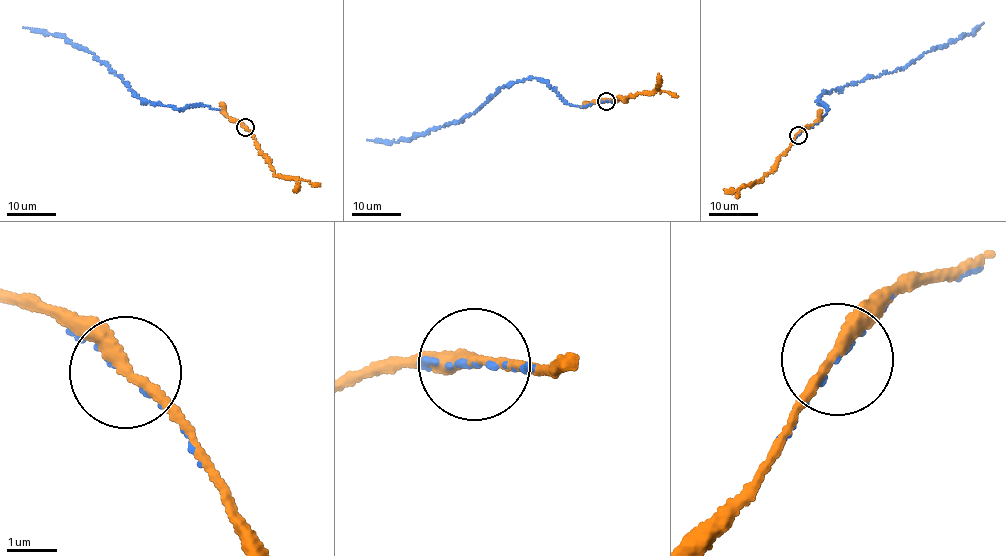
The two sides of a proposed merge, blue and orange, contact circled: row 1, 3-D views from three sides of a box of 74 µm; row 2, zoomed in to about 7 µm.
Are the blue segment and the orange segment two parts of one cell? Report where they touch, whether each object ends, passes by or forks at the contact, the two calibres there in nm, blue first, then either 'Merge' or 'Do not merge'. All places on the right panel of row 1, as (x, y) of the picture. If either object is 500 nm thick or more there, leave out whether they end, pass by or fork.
Place: (798, 135). At the ring blue ends. At the ring orange passes by. Thickness 80 nm (blue) against 240 nm. Merge

